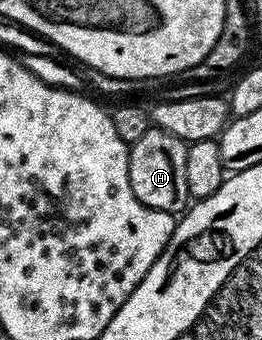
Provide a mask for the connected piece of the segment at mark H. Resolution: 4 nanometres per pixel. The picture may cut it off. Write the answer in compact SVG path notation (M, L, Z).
M149 129L129 147L129 175L131 192L144 206L162 210L174 216L180 215L190 205L187 188L187 143L166 130Z

